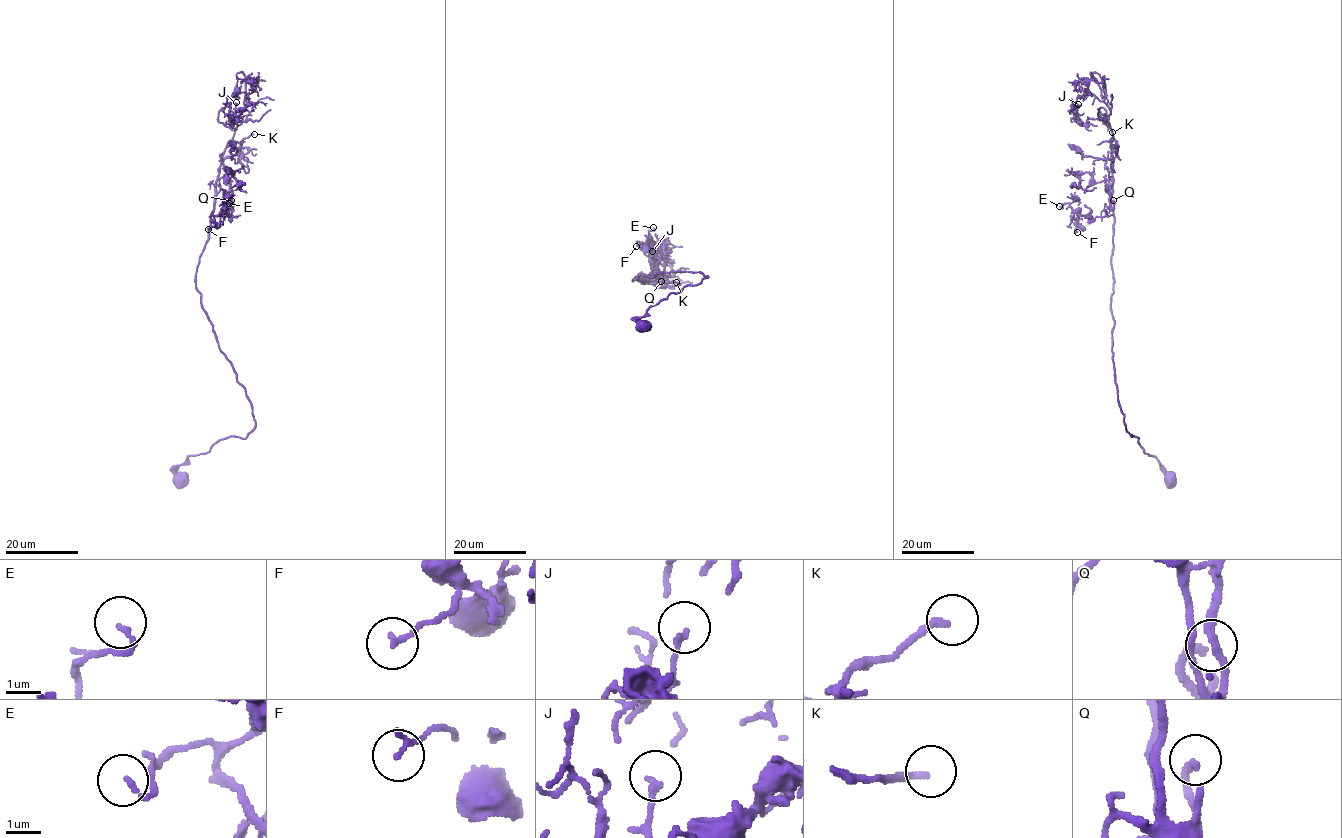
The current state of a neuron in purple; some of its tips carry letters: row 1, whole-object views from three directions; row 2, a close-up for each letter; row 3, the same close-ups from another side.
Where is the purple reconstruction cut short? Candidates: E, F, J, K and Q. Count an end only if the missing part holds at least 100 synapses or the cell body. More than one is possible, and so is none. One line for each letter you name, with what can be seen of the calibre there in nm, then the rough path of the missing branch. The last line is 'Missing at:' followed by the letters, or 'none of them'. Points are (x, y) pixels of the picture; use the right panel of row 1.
Missing at: none of them

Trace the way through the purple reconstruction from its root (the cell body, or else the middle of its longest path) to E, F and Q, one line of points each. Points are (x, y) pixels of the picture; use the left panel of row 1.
E: (178, 478), (188, 456), (244, 438), (255, 425), (196, 287), (225, 176), (231, 217), (222, 212), (229, 203)
F: (178, 478), (188, 456), (244, 438), (255, 425), (196, 287), (226, 176), (231, 217), (222, 213), (208, 229)
Q: (178, 478), (188, 456), (244, 438), (255, 425), (196, 287), (222, 177), (231, 200)

